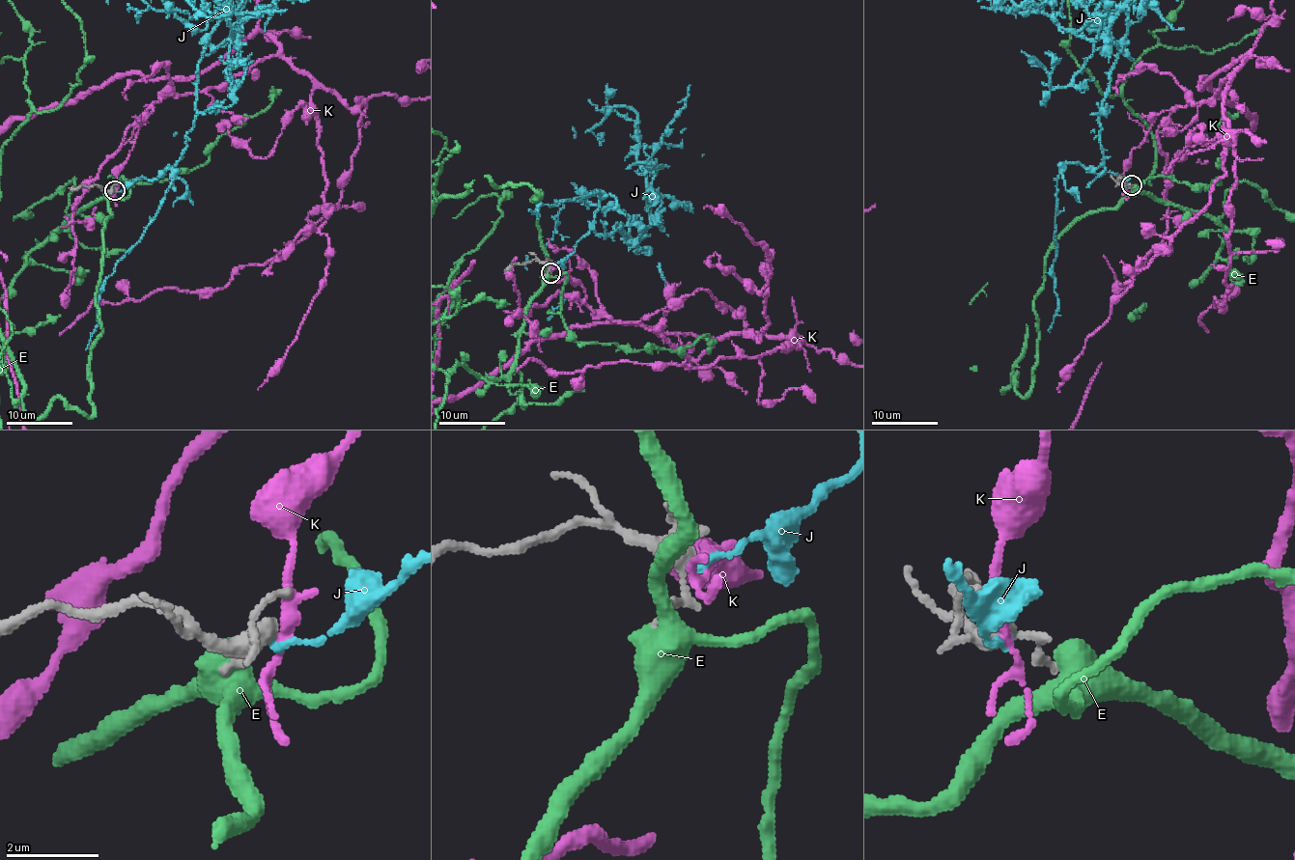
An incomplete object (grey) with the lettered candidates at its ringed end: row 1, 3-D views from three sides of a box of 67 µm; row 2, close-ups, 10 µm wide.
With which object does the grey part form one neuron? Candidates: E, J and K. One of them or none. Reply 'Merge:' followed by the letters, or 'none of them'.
Merge: none of them

